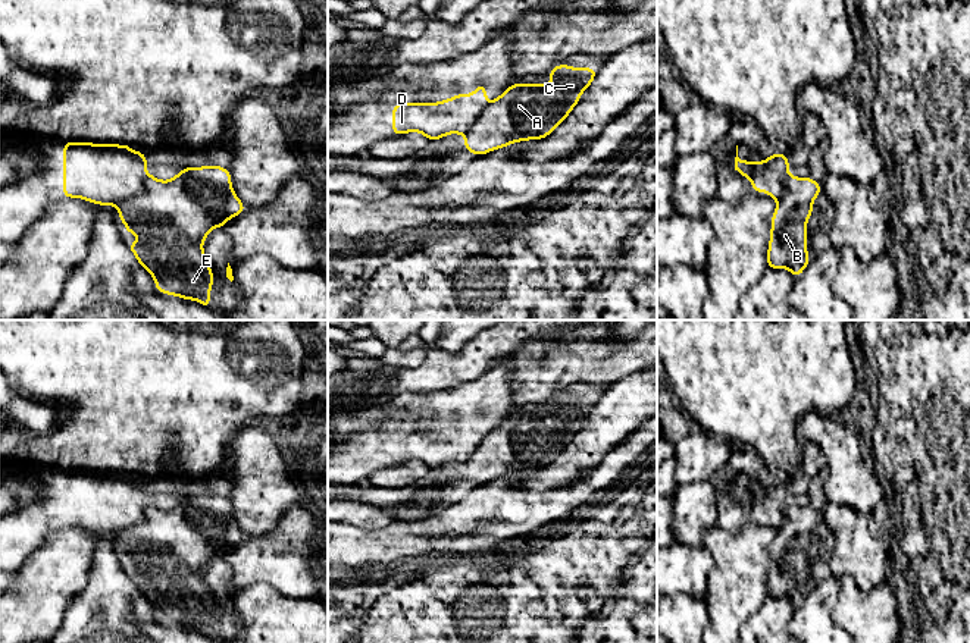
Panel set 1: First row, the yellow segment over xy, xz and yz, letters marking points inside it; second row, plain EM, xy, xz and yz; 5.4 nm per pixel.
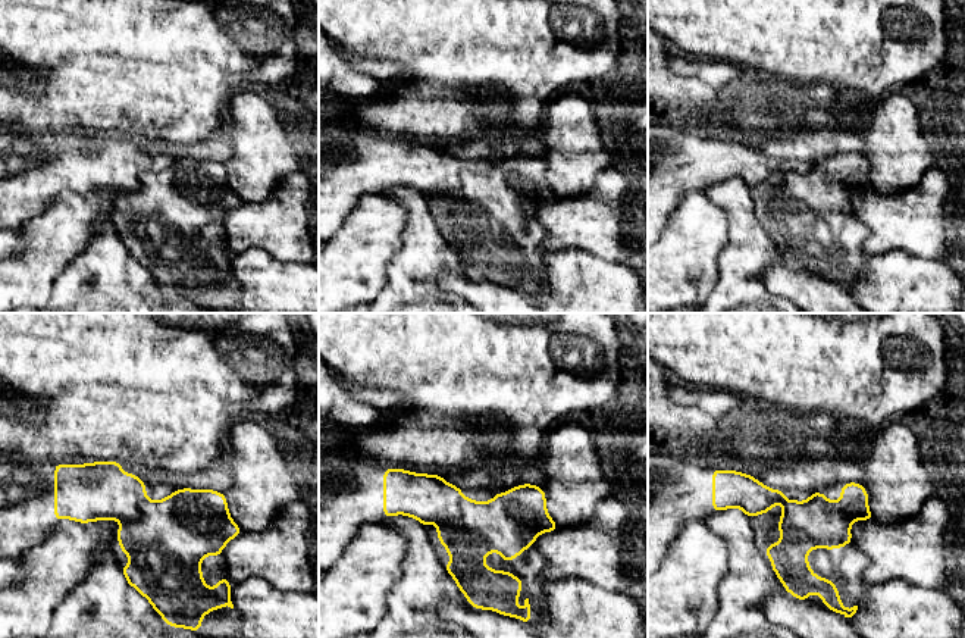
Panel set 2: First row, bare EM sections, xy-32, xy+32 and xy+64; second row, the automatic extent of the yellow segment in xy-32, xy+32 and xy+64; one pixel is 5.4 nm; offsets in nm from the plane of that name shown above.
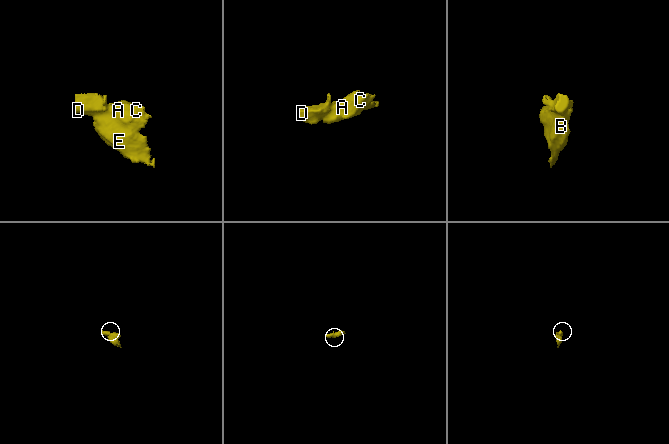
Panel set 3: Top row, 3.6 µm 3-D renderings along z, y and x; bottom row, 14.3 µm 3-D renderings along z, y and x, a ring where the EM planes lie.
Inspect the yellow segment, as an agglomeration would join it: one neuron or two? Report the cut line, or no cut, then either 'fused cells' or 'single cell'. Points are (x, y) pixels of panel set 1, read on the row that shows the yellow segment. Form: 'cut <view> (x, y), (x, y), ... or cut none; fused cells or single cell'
cut xy (150, 173), (144, 181), (144, 190), (118, 206); fused cells

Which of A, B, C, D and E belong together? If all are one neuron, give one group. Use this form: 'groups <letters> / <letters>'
groups A B C E / D

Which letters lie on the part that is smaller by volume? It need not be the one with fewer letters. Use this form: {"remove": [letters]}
{"remove": ["D"]}

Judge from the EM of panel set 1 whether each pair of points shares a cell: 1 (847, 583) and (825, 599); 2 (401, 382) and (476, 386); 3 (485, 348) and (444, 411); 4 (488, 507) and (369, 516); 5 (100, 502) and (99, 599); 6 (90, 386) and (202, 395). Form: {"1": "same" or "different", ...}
{"1": "different", "2": "different", "3": "different", "4": "different", "5": "different", "6": "same"}

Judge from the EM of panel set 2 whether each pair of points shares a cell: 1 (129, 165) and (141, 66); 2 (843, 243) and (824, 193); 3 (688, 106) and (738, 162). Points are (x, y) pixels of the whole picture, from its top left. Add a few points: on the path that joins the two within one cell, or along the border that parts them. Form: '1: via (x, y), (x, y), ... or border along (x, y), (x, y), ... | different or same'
1: border along (94, 131), (118, 131), (128, 137) | different
2: via (843, 231), (833, 205) | same
3: border along (710, 121), (677, 124), (667, 128) | different

